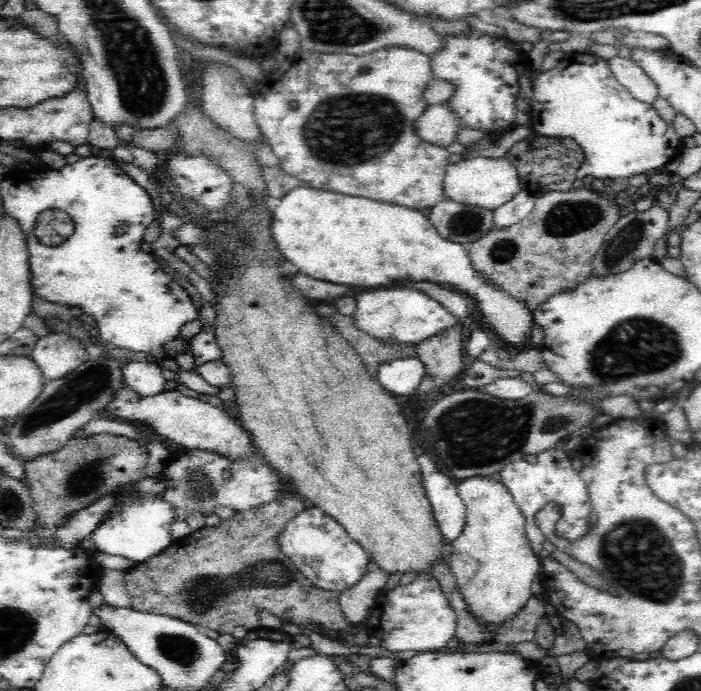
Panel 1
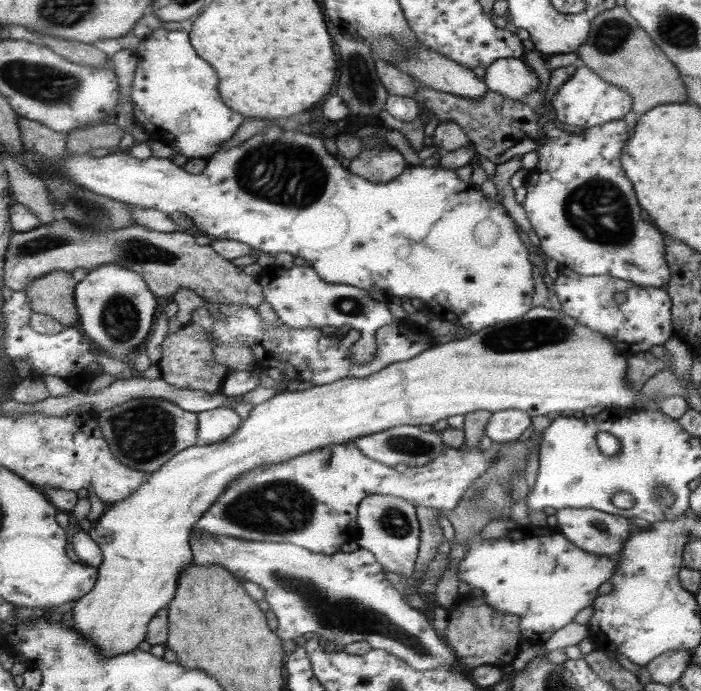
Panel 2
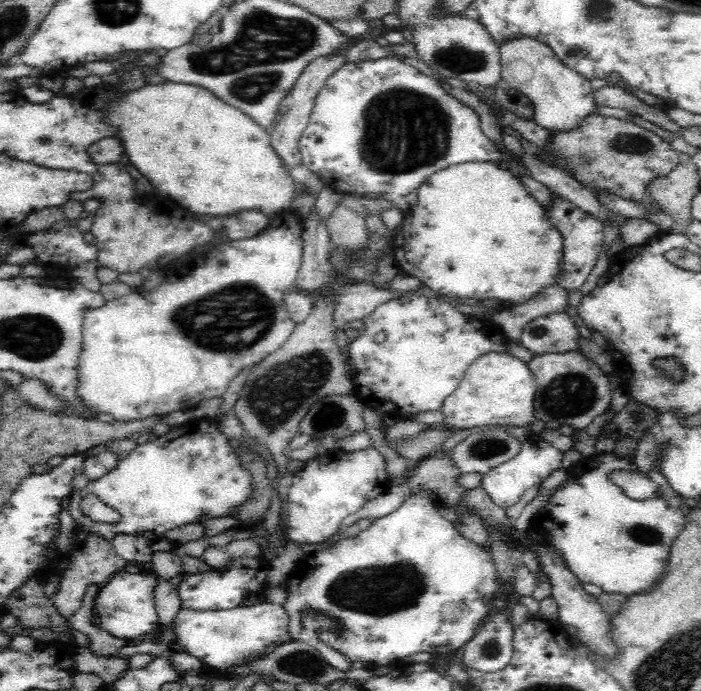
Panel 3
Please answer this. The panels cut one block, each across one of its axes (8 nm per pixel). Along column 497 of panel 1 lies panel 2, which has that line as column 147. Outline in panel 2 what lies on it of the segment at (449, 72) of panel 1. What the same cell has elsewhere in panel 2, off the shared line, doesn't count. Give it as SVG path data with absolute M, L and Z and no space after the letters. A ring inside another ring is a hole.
M160 27L149 37L142 39L136 51L141 56L141 63L132 87L134 116L136 124L146 130L151 140L173 143L178 151L189 159L210 159L226 142L230 142L238 134L238 130L246 122L246 116L238 114L228 104L224 104L224 98L220 94L218 70L196 52L190 32Z

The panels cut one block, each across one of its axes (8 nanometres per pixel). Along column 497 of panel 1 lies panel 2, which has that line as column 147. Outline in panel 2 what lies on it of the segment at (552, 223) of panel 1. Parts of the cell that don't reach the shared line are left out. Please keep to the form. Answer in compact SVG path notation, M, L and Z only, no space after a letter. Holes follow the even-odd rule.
M61 217L53 226L42 225L29 232L16 232L6 254L5 282L13 290L28 291L36 280L60 271L69 273L86 268L92 272L106 264L118 264L138 271L157 296L172 300L182 289L191 289L202 298L219 304L240 303L260 308L266 302L264 286L258 277L238 270L213 246L200 246L189 232L166 233L144 226L97 234Z

